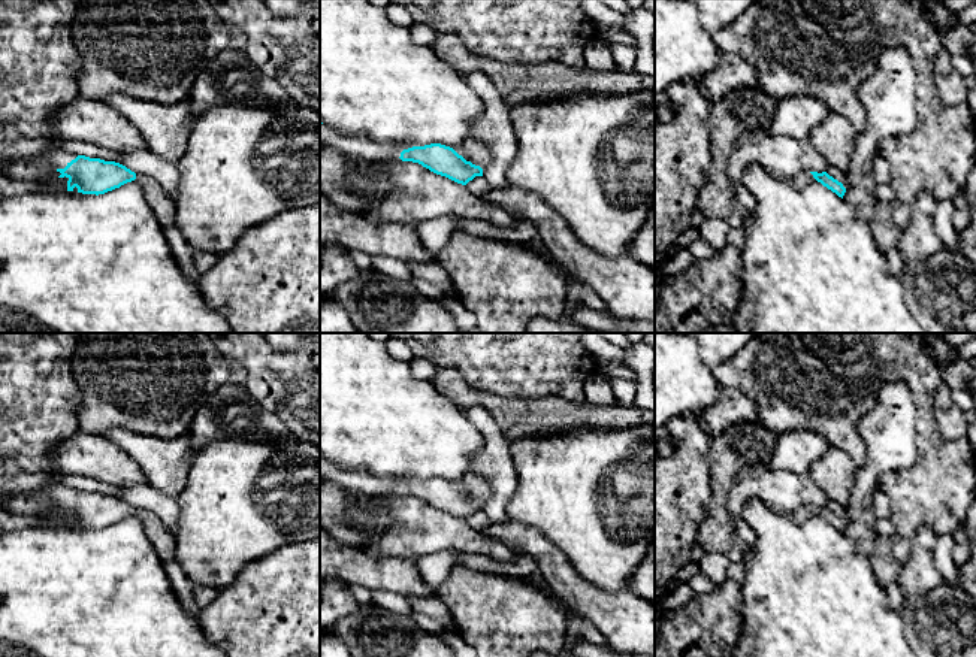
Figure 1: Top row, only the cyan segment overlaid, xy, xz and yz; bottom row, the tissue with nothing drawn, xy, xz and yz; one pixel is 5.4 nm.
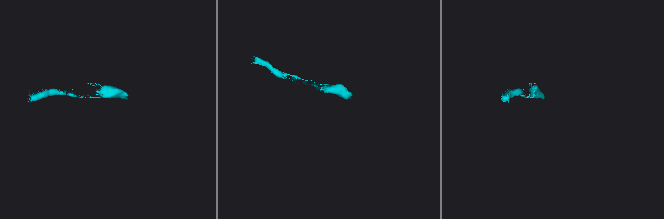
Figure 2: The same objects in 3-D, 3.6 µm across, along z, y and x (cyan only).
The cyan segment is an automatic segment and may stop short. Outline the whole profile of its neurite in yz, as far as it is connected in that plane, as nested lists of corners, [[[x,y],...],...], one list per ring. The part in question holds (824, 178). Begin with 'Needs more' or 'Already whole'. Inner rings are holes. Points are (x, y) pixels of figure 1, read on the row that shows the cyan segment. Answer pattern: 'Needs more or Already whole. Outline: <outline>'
Needs more. Outline: [[[806,172],[801,173],[800,176],[797,176],[794,179],[794,184],[798,190],[807,187],[812,182],[821,182],[824,187],[827,187],[828,190],[831,190],[833,193],[836,193],[838,197],[843,199],[846,188],[843,187],[841,182],[838,182],[837,179],[834,179],[833,176],[830,176],[827,172],[818,173],[818,172]]]

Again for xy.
Needs more. Outline: [[[61,149],[49,154],[10,161],[1,170],[16,181],[31,182],[39,191],[73,191],[82,194],[105,194],[135,181],[143,191],[145,200],[154,212],[173,257],[190,281],[197,281],[193,248],[182,236],[175,221],[175,200],[164,194],[161,187],[146,175],[136,175],[115,161],[72,155]]]

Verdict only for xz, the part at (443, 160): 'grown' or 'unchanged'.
grown

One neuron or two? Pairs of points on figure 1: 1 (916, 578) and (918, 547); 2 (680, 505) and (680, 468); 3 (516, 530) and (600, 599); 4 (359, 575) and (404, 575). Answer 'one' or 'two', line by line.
1: one
2: one
3: one
4: one

